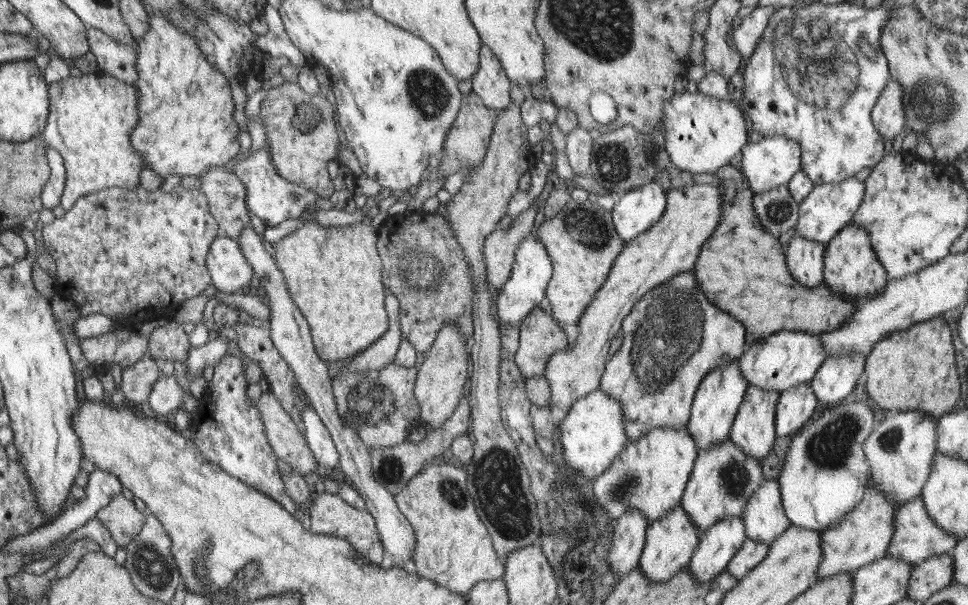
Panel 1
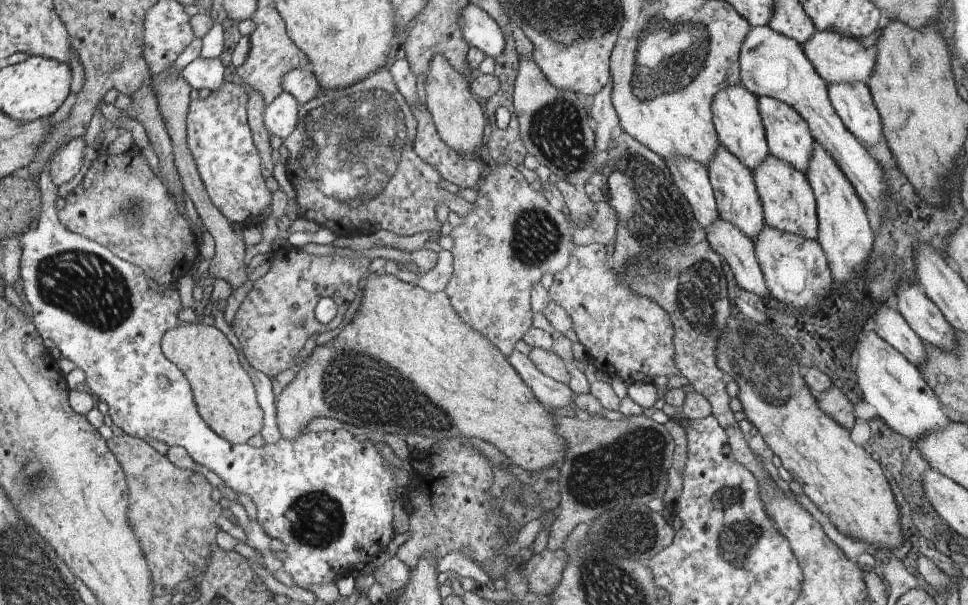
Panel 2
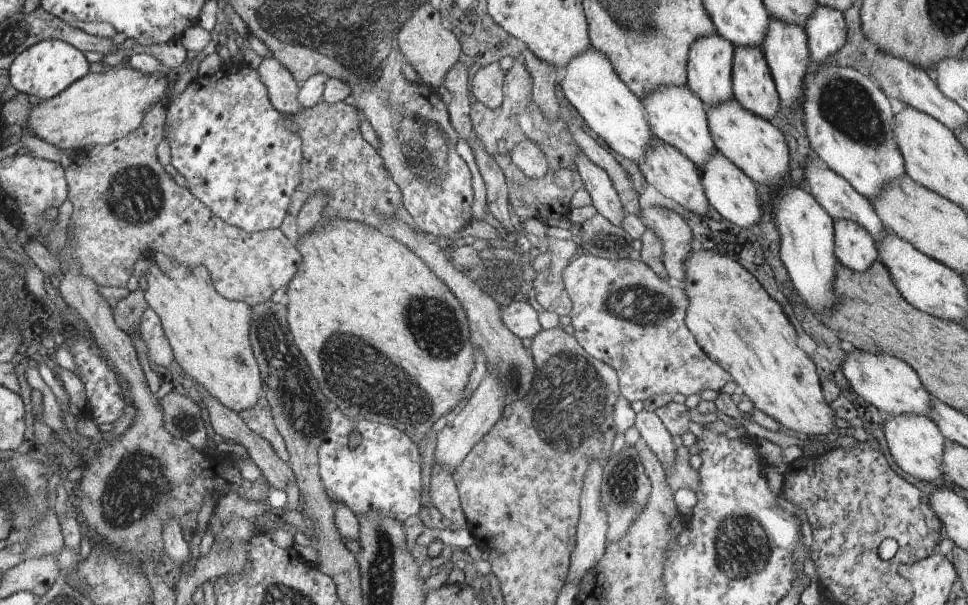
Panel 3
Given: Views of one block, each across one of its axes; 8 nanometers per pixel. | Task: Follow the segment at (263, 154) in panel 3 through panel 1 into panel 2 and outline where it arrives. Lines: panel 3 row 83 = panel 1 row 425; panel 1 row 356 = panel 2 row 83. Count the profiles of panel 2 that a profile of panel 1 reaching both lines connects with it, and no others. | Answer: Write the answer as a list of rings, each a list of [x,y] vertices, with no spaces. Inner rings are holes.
[[[224,82],[220,90],[212,92],[206,98],[194,98],[189,104],[187,117],[188,148],[196,162],[202,184],[210,196],[210,201],[217,207],[221,214],[230,222],[246,226],[258,218],[270,206],[270,192],[264,184],[264,176],[260,174],[258,150],[252,142],[250,126],[247,118],[247,100],[249,99],[244,88],[234,82]]]

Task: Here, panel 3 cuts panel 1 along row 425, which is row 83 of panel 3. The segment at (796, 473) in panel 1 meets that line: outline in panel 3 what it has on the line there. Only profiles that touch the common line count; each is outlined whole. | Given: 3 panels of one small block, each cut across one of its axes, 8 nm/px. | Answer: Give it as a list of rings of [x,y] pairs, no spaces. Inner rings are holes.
[[[835,63],[823,64],[819,71],[806,74],[804,97],[802,98],[803,126],[808,137],[812,154],[824,160],[830,170],[846,178],[860,194],[868,198],[878,198],[884,186],[902,178],[906,173],[904,158],[900,154],[894,138],[894,113],[890,99],[869,77],[853,67],[840,67]]]

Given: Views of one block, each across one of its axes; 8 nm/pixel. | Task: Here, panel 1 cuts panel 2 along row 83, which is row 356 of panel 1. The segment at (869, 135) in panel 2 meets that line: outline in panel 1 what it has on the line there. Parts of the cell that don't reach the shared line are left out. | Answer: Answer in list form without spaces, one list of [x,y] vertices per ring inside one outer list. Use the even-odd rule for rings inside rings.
[[[841,354],[840,357],[826,358],[810,381],[822,406],[826,406],[826,409],[832,408],[850,396],[860,376],[865,372],[865,358],[861,354]]]

